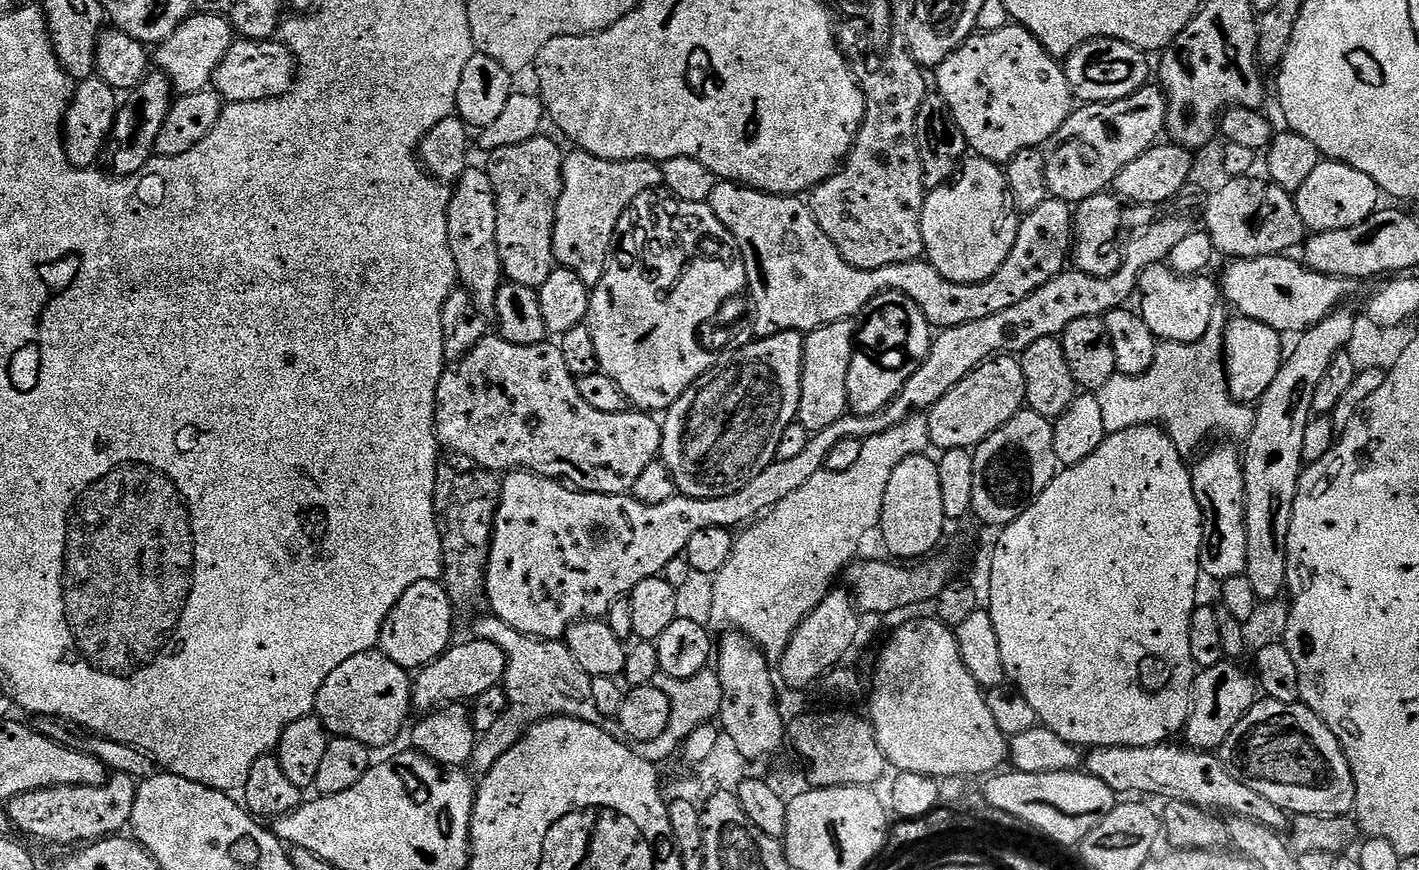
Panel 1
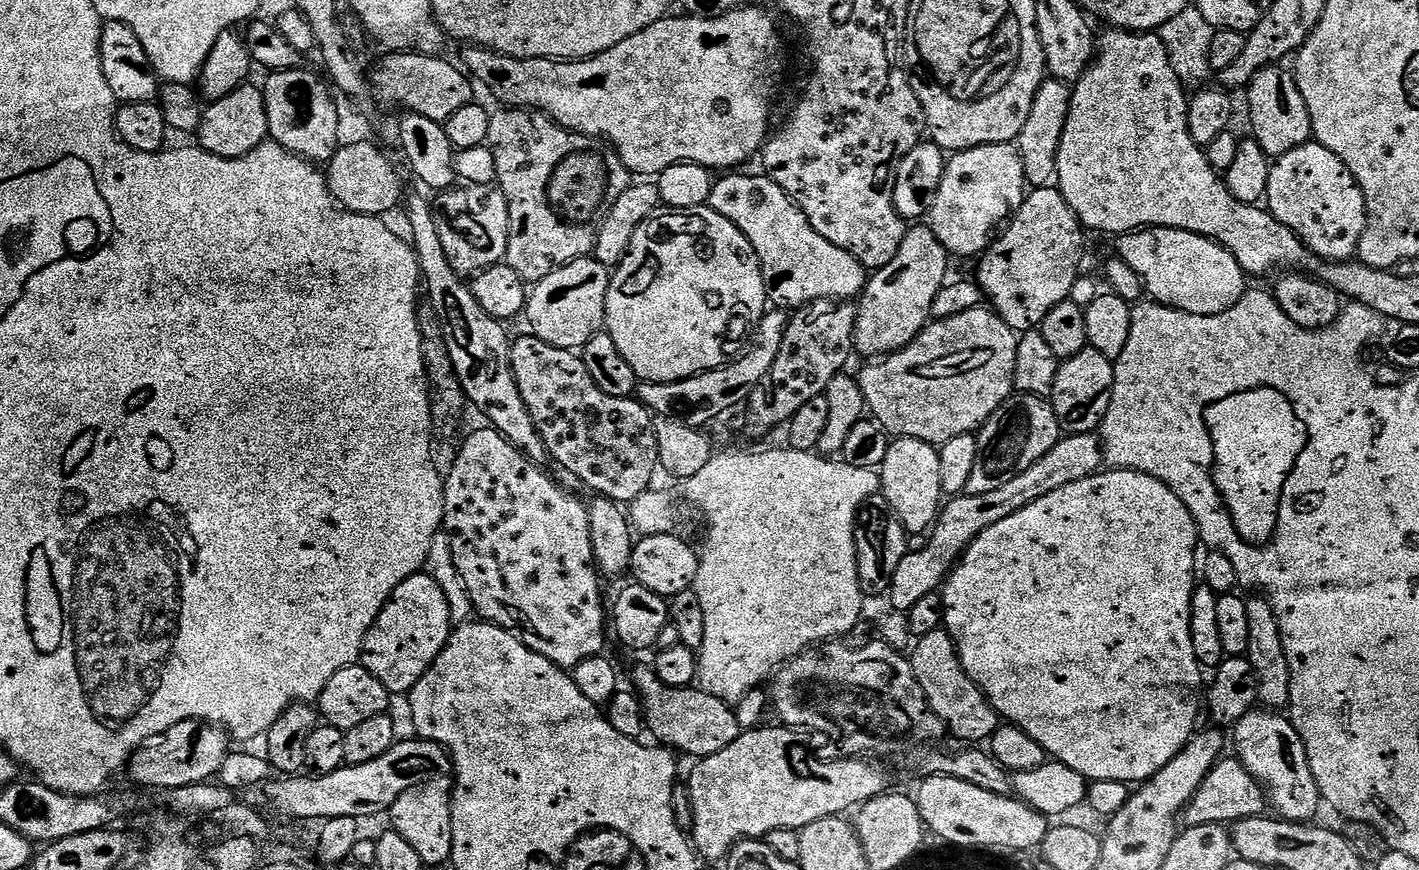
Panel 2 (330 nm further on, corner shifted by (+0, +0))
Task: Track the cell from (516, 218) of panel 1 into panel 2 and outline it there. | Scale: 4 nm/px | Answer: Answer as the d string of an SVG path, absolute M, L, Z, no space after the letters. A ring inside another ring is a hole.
M505 108L504 112L495 114L490 122L490 134L488 135L487 146L492 149L494 163L497 166L497 176L495 183L499 191L503 192L508 203L508 213L510 222L508 223L508 254L506 262L525 282L535 282L546 278L555 268L561 268L563 264L569 264L575 260L582 260L591 257L596 251L596 239L602 234L603 225L607 221L614 202L622 198L622 194L627 188L632 187L634 177L628 171L627 166L620 160L616 149L607 142L601 142L595 136L584 136L581 132L569 132L568 129L556 124L542 112L533 112L527 108Z

